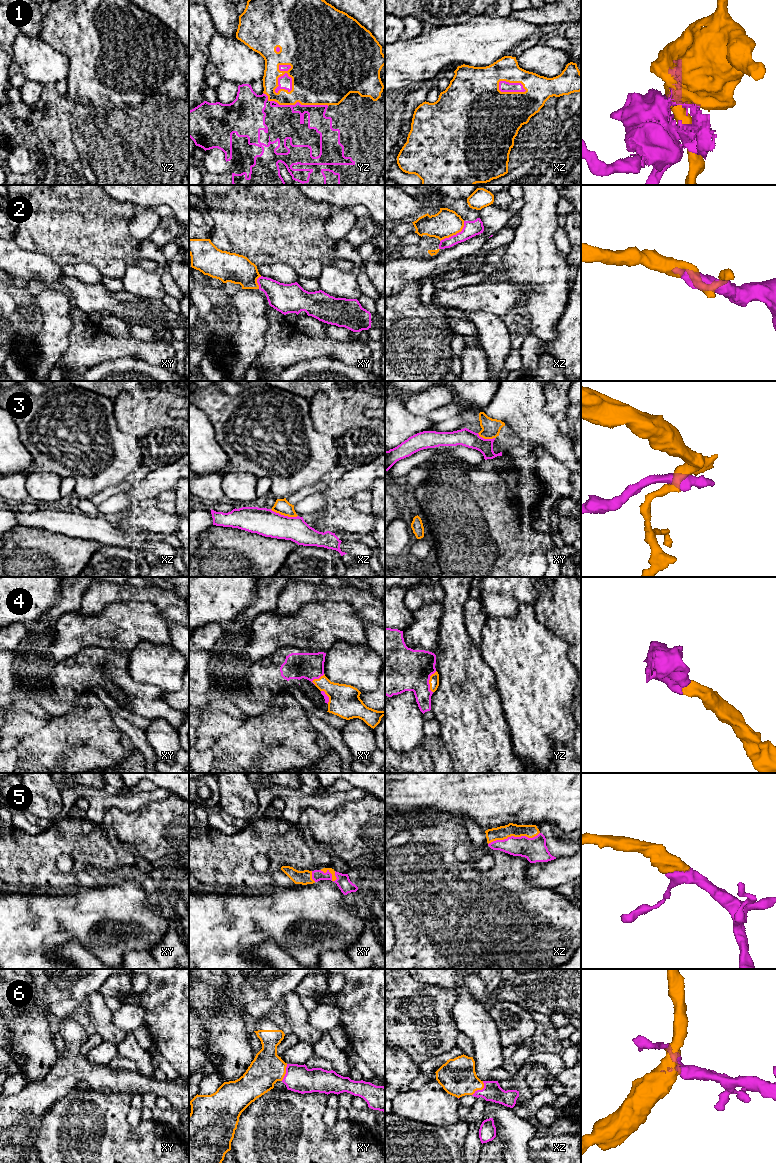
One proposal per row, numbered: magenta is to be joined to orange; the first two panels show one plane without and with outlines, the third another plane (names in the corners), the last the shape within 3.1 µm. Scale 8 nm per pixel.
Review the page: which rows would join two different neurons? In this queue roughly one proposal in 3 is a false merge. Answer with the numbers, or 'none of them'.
1, 2, 3

